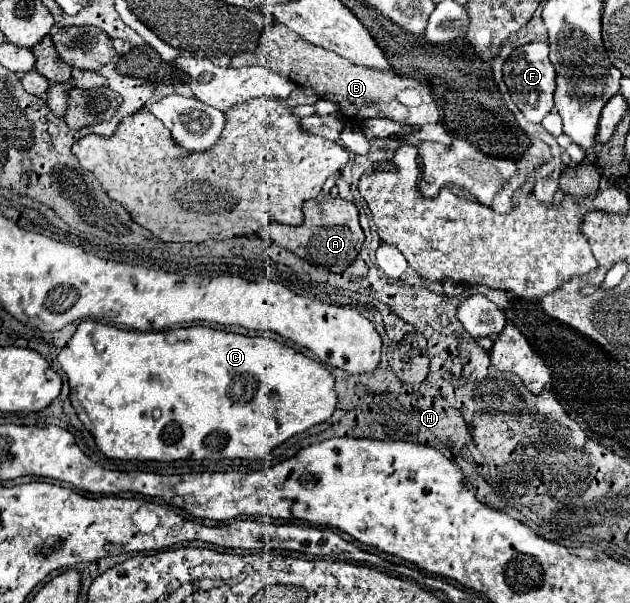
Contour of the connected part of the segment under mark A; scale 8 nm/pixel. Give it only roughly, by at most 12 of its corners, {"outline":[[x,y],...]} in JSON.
{"outline":[[320,193],[304,225],[266,227],[272,241],[340,273],[364,233],[354,203]]}

